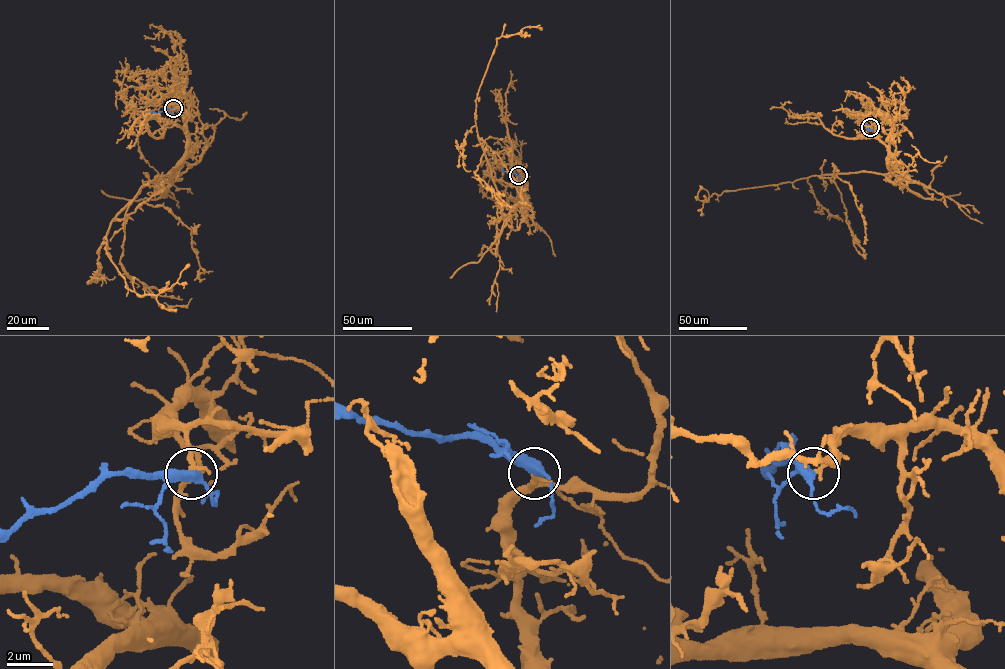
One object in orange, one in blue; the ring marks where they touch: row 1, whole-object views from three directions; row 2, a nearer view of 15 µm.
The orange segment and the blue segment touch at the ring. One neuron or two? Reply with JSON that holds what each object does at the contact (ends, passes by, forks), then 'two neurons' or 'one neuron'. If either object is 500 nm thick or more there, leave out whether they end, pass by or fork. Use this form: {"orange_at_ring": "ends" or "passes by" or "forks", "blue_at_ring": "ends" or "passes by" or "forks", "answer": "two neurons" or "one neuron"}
{"orange_at_ring": "ends", "blue_at_ring": "passes by", "answer": "one neuron"}

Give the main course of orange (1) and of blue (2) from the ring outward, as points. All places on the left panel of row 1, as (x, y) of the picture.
1: (174, 108), (185, 159), (163, 185), (142, 187), (105, 248), (140, 295), (165, 290), (189, 264)
2: (174, 108), (155, 113), (148, 112)

